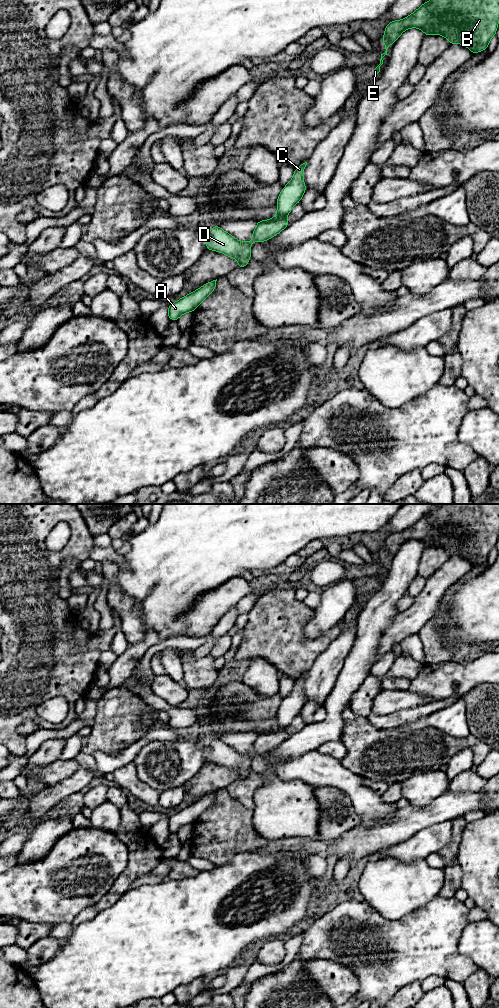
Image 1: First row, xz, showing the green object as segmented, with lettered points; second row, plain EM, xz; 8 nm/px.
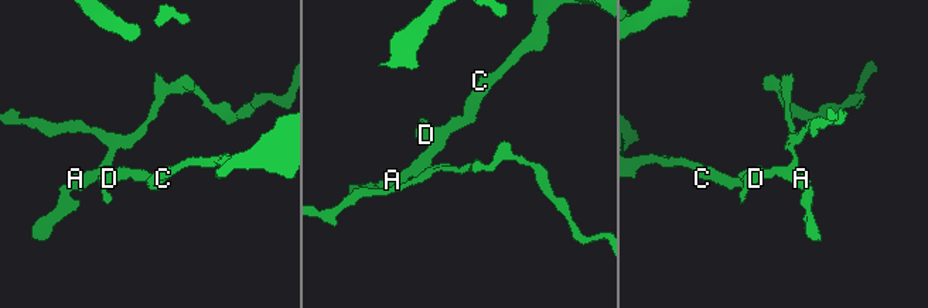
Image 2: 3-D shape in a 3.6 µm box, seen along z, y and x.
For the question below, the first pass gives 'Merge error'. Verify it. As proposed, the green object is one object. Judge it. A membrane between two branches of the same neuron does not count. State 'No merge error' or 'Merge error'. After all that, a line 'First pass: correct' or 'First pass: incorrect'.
No merge error
First pass: incorrect

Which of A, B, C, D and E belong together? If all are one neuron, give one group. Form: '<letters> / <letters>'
A B C D E

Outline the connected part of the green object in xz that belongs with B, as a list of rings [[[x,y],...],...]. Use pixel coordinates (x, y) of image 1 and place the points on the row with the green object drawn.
[[[429,0],[415,12],[402,20],[391,21],[385,28],[383,44],[386,51],[381,54],[380,64],[372,70],[374,76],[382,71],[382,58],[387,55],[388,47],[409,28],[421,29],[425,36],[438,34],[448,39],[450,45],[462,44],[475,54],[488,48],[489,41],[495,36],[499,22],[499,0]]]

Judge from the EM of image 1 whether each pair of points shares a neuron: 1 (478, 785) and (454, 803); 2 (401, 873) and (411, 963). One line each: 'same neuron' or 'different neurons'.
1: different neurons
2: different neurons

